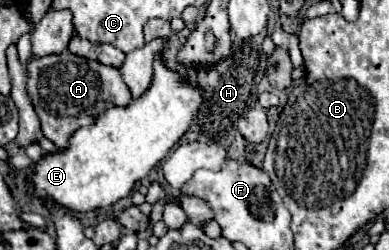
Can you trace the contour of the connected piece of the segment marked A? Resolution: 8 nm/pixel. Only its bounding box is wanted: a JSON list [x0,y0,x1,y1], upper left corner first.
[26,50,132,148]

